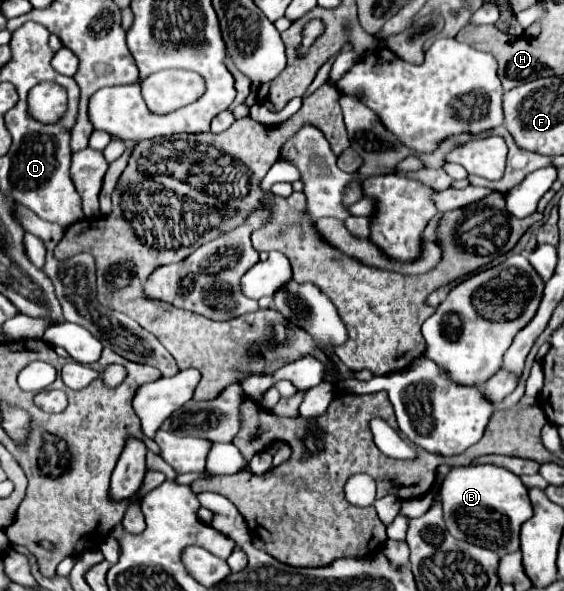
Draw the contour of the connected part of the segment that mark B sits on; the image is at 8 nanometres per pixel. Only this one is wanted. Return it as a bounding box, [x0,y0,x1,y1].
[439,465,533,555]

